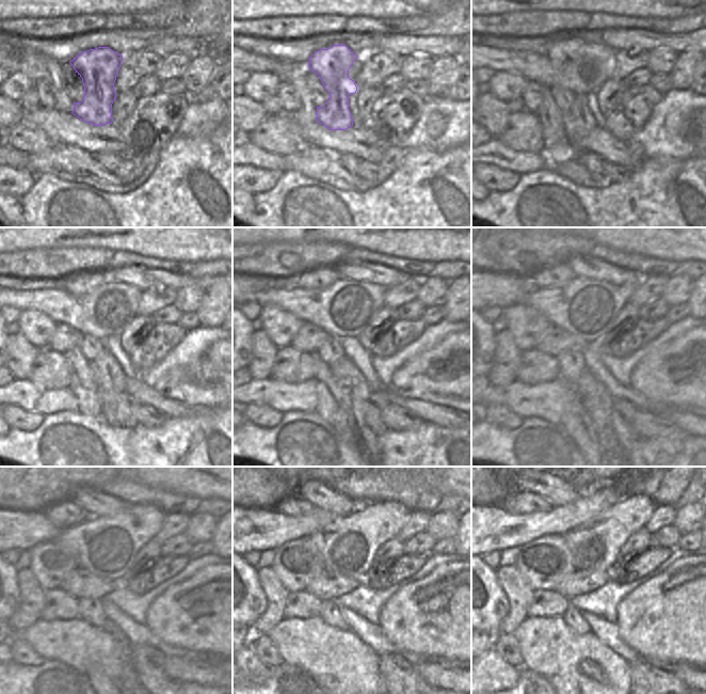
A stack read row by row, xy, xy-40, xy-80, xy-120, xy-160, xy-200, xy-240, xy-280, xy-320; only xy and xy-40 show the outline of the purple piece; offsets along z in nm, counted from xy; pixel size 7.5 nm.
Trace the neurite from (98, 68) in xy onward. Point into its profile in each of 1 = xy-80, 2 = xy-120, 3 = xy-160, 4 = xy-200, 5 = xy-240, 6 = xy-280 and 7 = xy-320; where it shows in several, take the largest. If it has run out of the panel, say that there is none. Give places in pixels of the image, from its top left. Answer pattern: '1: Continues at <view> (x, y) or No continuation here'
1: Continues at xy-80 (578, 122)
2: Continues at xy-120 (110, 379)
3: Continues at xy-160 (355, 390)
4: Continues at xy-200 (596, 400)
5: Continues at xy-240 (66, 514)
6: Continues at xy-280 (294, 506)
7: Continues at xy-320 (520, 502)

